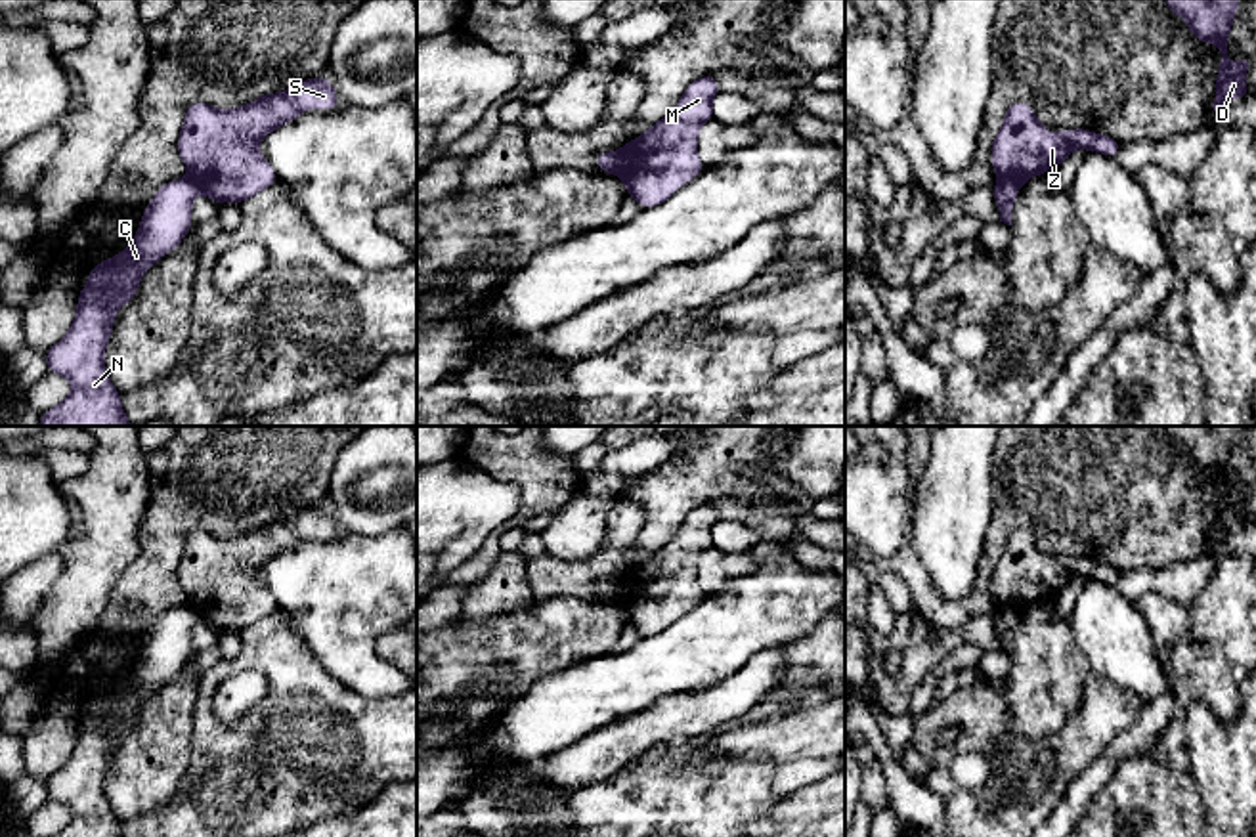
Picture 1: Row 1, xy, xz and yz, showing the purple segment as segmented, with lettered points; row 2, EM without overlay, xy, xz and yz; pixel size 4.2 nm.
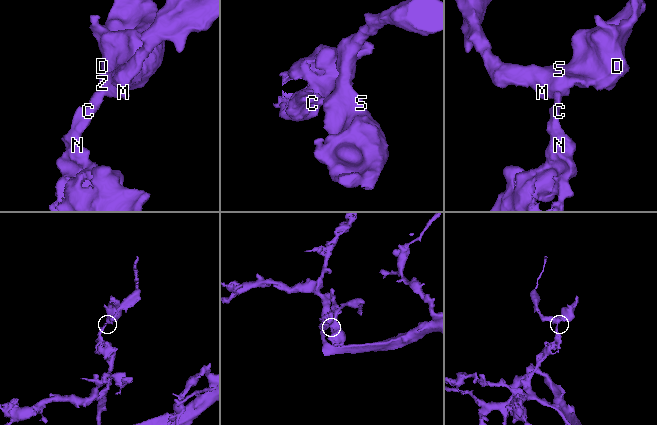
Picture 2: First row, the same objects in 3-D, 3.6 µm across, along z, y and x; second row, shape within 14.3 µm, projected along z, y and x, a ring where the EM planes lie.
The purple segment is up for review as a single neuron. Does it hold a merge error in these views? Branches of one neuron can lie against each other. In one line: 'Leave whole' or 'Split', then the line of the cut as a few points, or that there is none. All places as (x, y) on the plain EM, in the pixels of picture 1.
Split. Split along xz (622, 579), (622, 591), (614, 600)

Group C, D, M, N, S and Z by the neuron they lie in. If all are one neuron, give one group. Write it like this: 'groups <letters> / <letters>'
groups C N / D M S Z

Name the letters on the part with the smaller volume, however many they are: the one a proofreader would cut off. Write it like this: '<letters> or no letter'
D, M, S, Z

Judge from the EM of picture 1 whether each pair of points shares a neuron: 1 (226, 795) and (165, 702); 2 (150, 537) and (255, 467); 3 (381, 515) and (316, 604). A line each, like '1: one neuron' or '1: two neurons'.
1: two neurons
2: one neuron
3: two neurons

